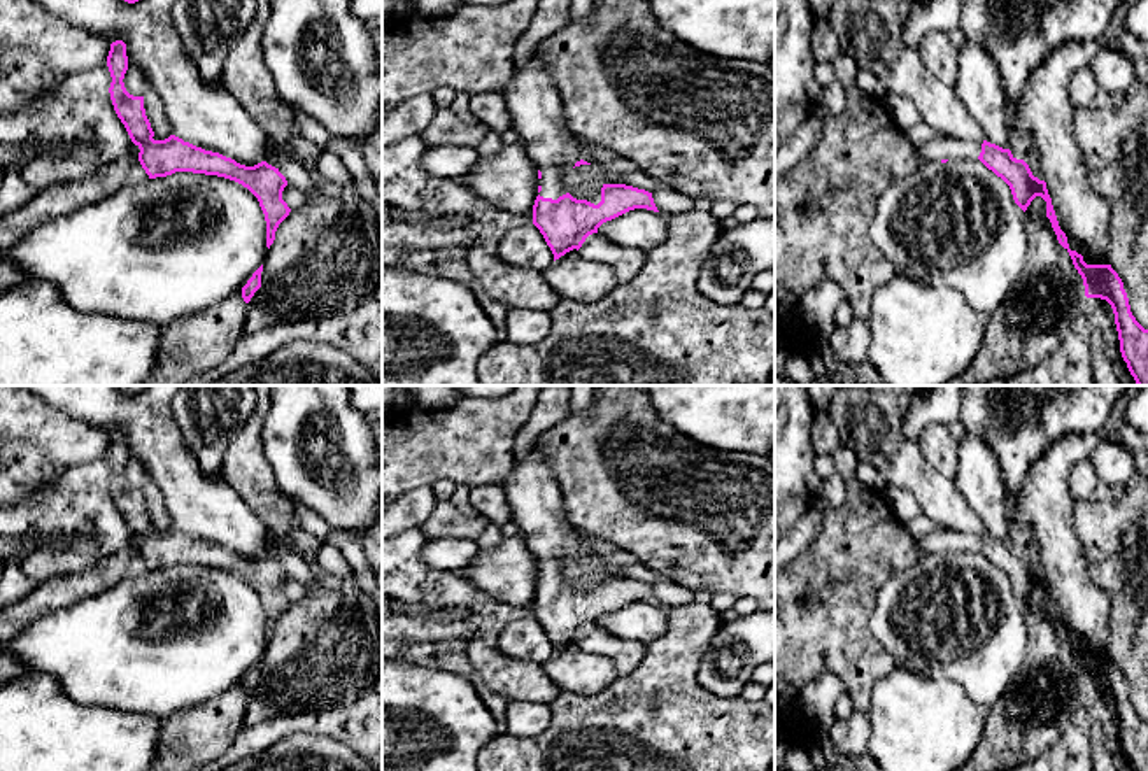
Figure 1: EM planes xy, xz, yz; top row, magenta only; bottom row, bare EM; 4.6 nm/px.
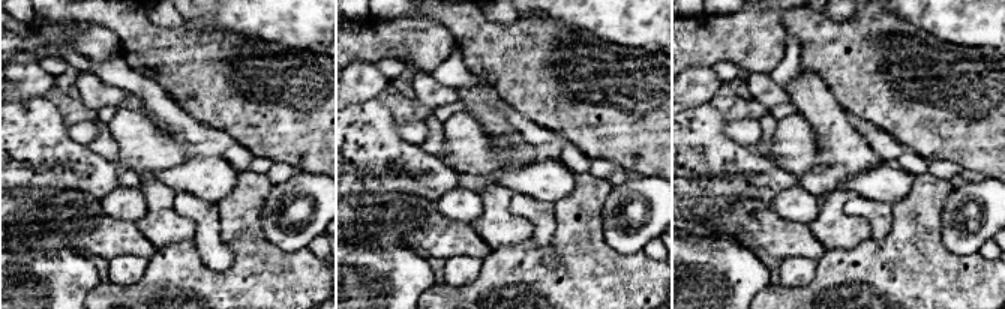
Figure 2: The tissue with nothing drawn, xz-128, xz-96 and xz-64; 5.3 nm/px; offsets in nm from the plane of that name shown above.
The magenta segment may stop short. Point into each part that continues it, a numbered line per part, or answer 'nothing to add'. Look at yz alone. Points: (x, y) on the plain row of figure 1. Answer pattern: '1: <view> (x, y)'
1: yz (940, 540)

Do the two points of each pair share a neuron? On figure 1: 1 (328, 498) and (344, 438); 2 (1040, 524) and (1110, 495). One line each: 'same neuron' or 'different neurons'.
1: same neuron
2: different neurons

